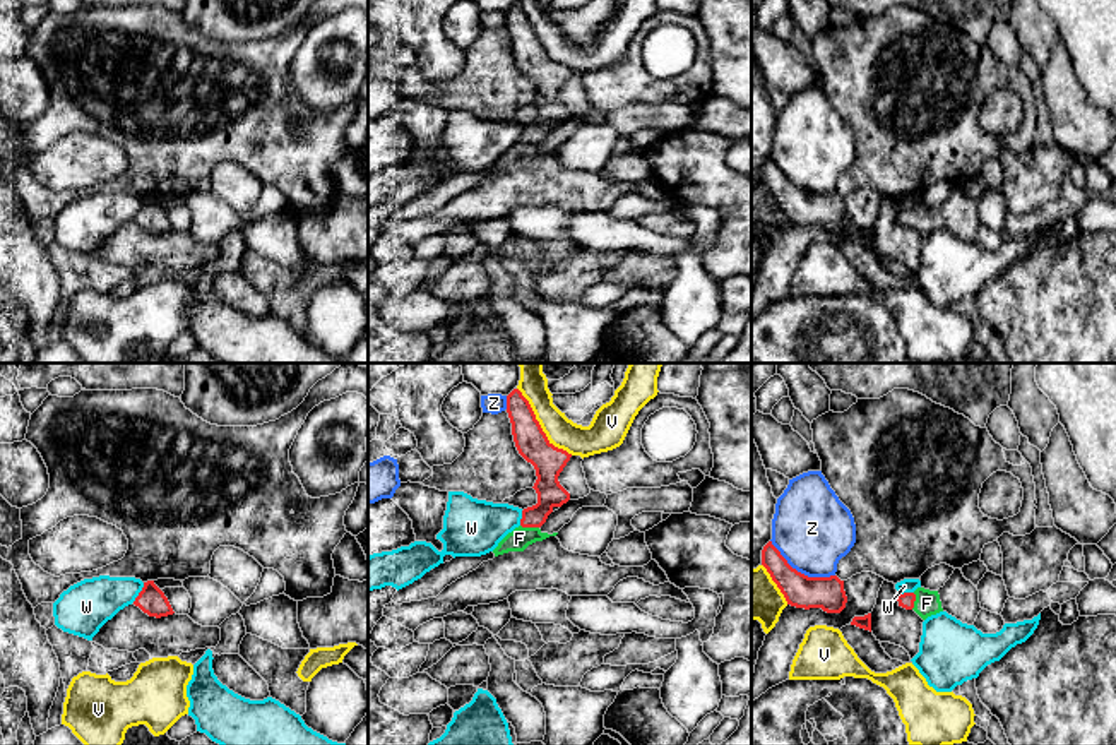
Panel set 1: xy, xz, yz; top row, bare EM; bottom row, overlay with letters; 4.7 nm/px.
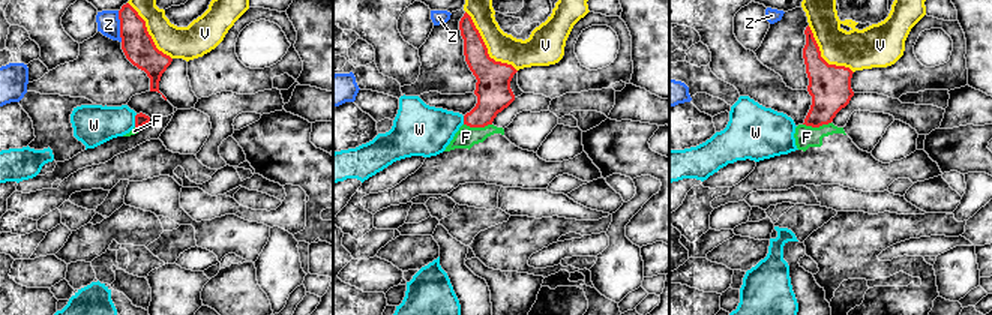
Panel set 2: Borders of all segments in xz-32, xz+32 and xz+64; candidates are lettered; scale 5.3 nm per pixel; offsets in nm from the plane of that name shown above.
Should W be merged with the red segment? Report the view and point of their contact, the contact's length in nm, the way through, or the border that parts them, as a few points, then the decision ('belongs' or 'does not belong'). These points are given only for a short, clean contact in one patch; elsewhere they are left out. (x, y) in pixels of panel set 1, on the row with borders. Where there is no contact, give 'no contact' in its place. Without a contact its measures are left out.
meets red in xy at (139, 593); contact 110 nm long; border along xy (144, 583), (132, 601); does not belong

